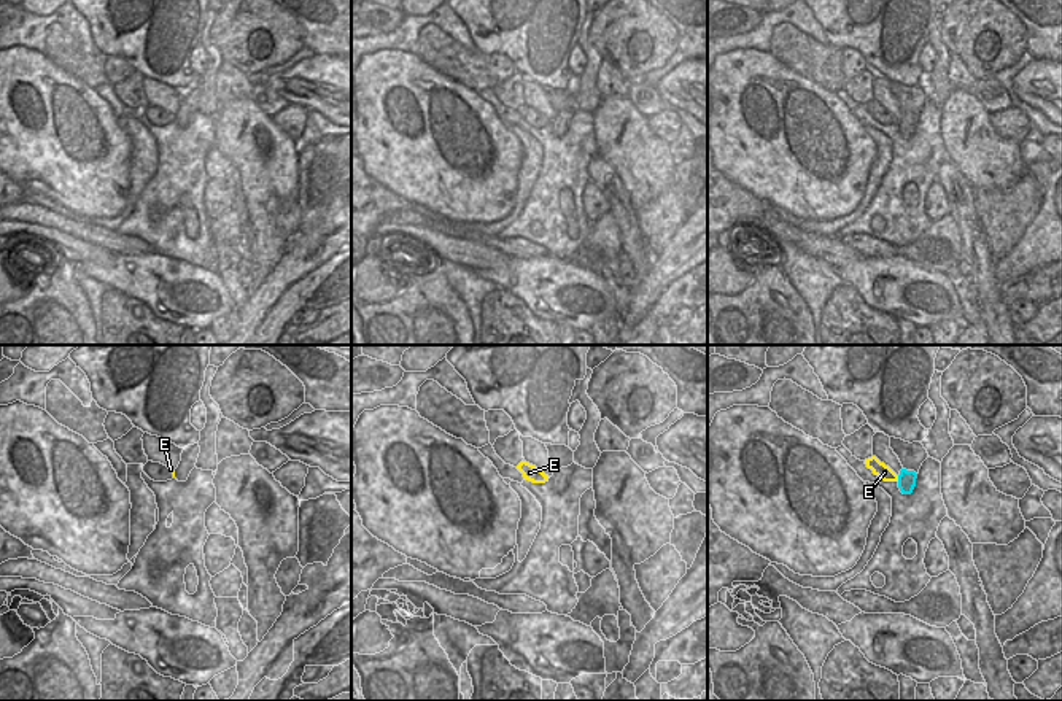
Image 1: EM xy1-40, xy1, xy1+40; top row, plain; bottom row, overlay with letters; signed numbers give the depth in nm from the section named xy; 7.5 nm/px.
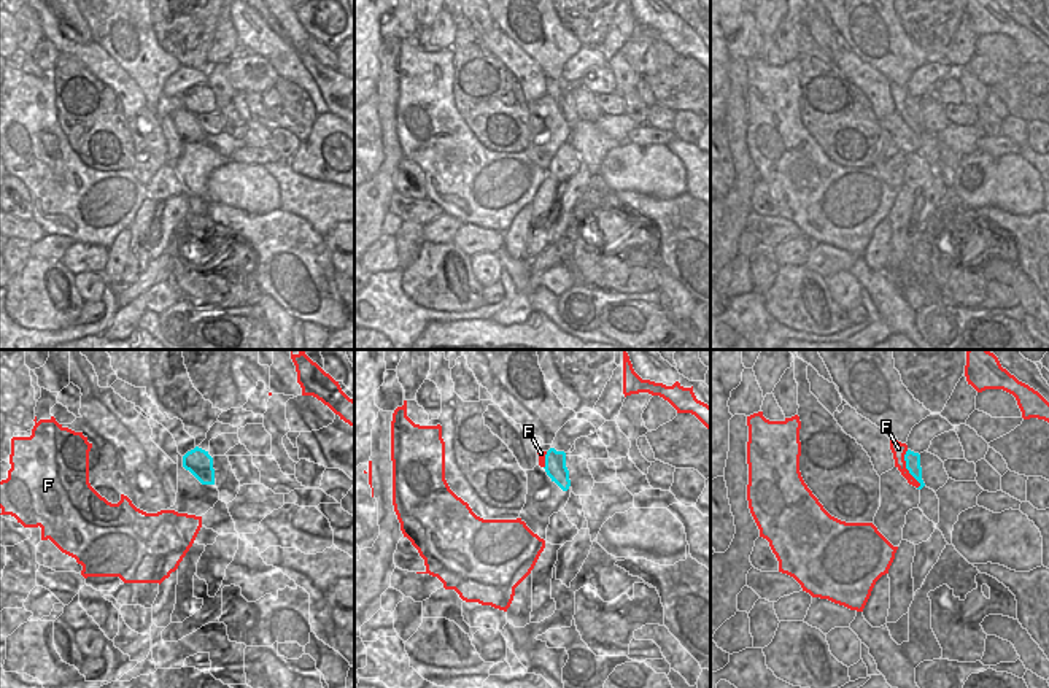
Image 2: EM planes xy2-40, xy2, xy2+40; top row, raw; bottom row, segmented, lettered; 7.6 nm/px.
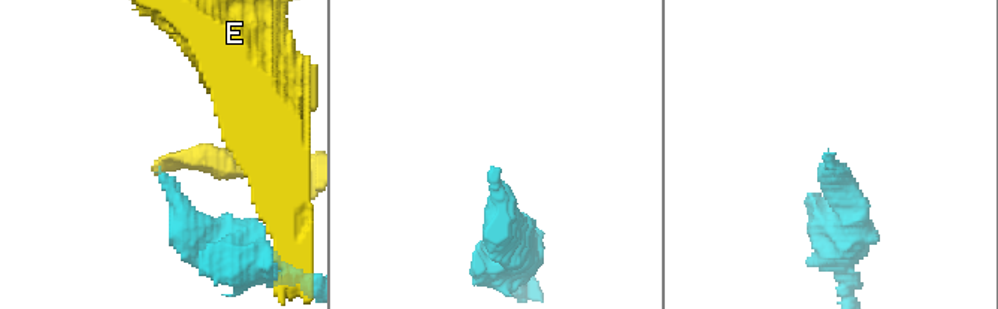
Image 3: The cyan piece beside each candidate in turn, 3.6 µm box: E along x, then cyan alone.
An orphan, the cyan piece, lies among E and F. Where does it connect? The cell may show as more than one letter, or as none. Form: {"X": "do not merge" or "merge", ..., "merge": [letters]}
{"E": "do not merge", "F": "do not merge", "merge": []}

